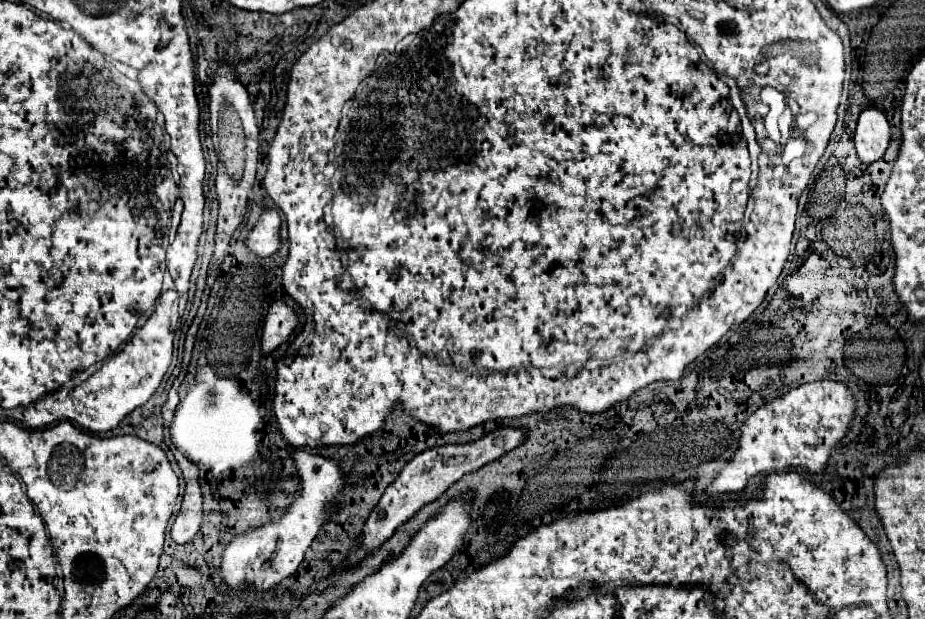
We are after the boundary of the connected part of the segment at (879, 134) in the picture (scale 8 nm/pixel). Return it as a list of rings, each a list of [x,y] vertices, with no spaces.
[[[876,108],[862,110],[858,118],[854,142],[856,142],[856,152],[862,164],[872,164],[880,160],[890,142],[890,126],[886,116]]]

